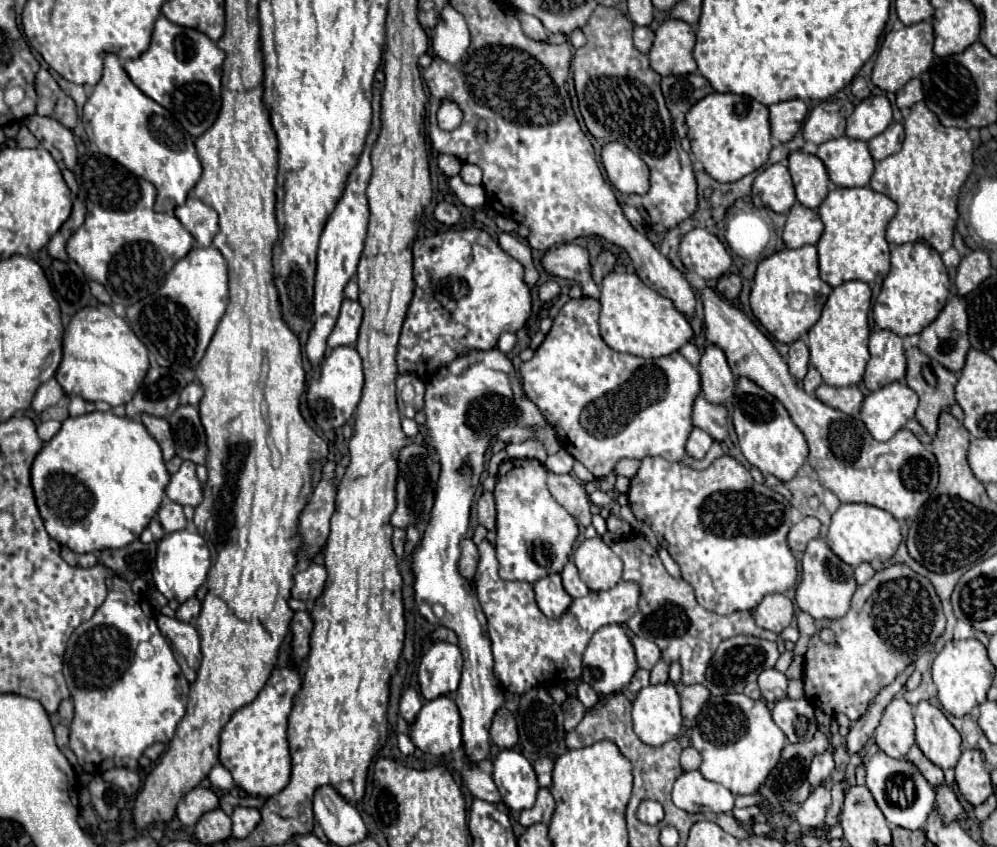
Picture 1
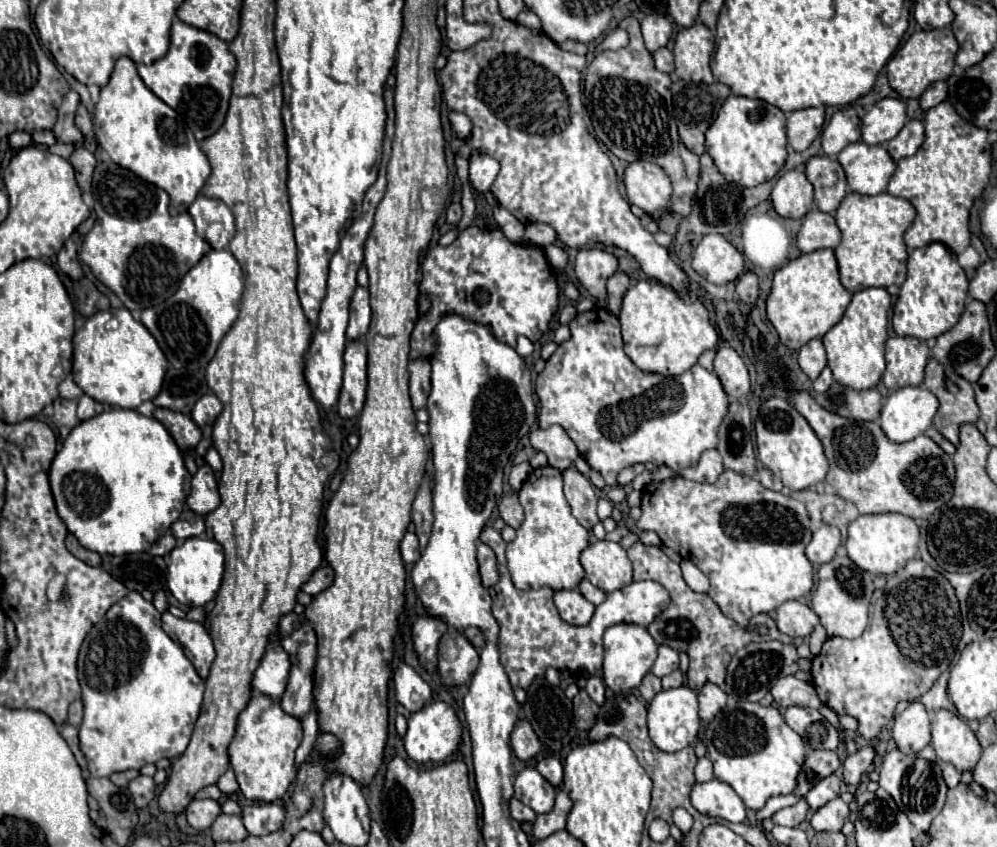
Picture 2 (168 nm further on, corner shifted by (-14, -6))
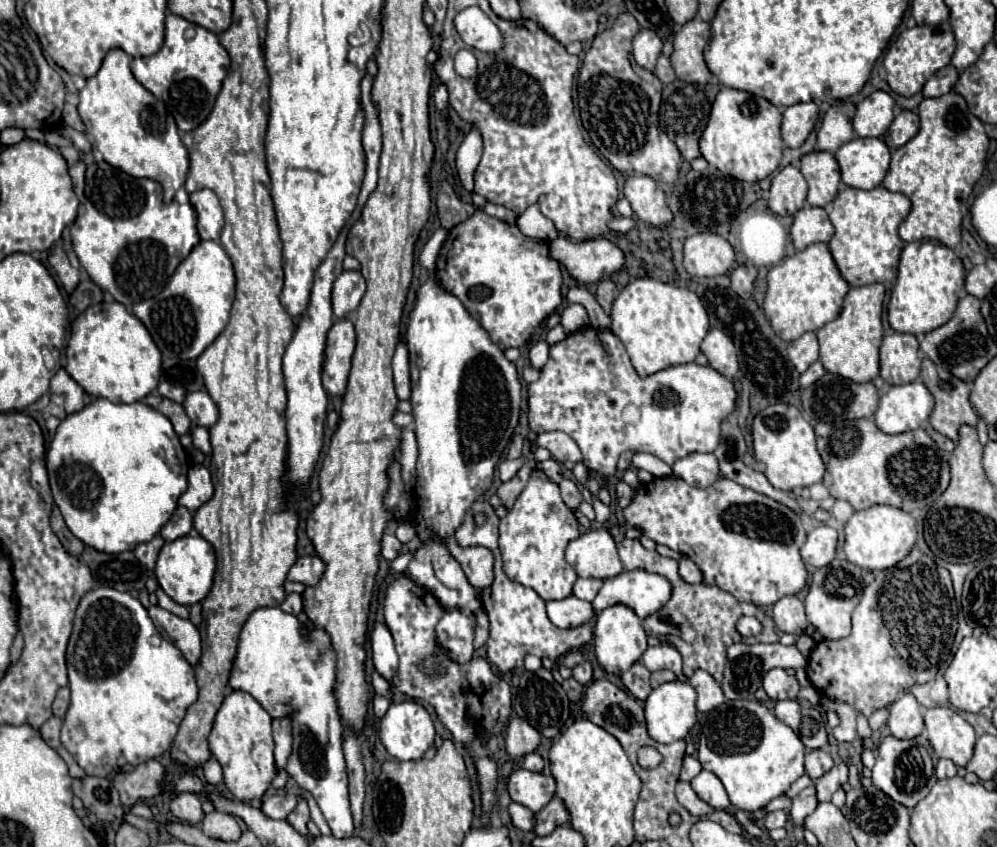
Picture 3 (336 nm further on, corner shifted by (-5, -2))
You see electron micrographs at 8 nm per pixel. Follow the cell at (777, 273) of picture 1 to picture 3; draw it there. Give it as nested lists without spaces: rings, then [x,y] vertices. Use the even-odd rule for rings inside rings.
[[[815,243],[769,269],[763,311],[773,331],[789,343],[799,339],[803,333],[817,331],[825,323],[833,321],[841,311],[847,291],[849,285],[841,277],[829,247],[825,243]]]

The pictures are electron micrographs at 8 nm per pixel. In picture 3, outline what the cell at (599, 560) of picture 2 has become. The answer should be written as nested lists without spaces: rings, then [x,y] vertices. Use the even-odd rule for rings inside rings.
[[[593,529],[573,539],[567,547],[567,563],[579,577],[609,579],[623,571],[613,537],[605,529]]]

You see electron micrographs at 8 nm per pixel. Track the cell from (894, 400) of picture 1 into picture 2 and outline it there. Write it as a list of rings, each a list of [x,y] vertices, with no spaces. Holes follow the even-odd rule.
[[[902,387],[888,395],[882,413],[880,427],[894,443],[906,443],[922,435],[938,411],[938,399],[926,387]]]

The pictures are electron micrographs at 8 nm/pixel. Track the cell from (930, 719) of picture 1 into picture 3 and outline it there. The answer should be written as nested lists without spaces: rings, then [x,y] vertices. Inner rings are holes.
[[[933,707],[925,711],[927,739],[937,757],[951,759],[955,765],[965,767],[973,757],[977,735],[973,727],[949,707]]]

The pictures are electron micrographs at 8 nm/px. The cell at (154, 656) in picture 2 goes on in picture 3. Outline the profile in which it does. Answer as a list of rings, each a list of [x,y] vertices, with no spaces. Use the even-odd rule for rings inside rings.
[[[111,587],[89,591],[75,615],[75,627],[67,647],[67,671],[71,705],[63,719],[61,743],[87,775],[117,775],[125,763],[139,765],[171,749],[187,707],[197,699],[195,671],[181,651],[159,635],[139,599]]]

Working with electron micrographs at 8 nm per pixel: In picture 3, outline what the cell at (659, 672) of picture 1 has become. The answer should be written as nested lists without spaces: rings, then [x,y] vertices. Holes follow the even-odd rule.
[[[657,671],[657,673],[651,673],[651,687],[659,687],[659,685],[675,681],[675,679],[677,677],[673,671]]]

